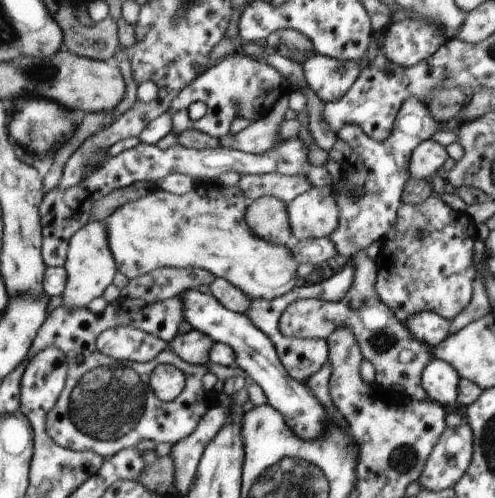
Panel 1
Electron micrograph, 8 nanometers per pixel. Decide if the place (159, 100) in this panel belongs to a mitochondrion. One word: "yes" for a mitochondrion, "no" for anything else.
no

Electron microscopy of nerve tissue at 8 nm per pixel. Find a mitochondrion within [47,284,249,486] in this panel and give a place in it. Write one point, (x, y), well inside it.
(109, 402)

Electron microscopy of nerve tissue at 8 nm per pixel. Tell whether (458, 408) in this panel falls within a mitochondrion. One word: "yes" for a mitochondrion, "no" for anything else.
no

